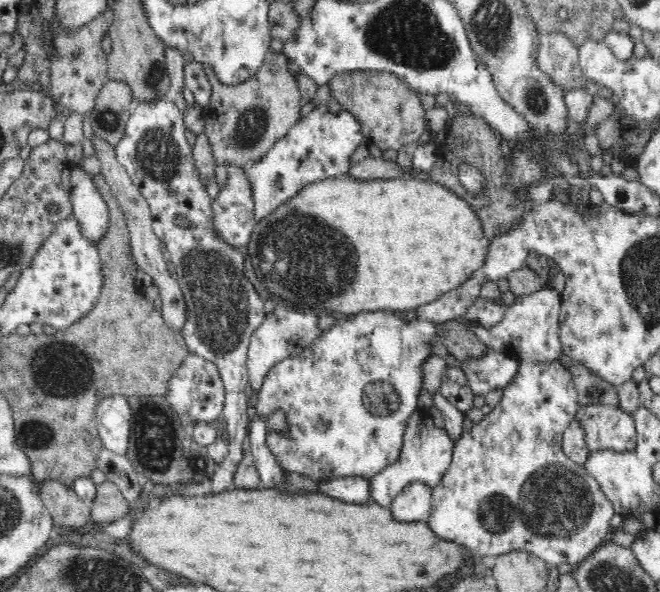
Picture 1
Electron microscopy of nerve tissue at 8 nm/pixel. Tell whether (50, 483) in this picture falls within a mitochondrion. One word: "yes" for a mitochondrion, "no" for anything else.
no

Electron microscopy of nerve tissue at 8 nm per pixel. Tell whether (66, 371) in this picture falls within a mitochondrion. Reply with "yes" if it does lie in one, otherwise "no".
yes

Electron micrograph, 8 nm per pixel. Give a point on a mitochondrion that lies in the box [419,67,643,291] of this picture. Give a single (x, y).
(536, 98)

